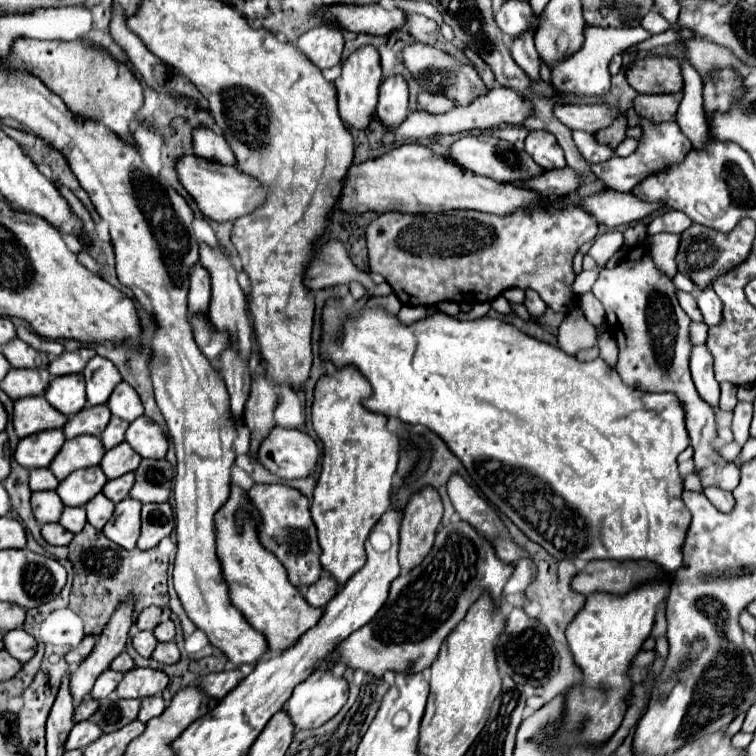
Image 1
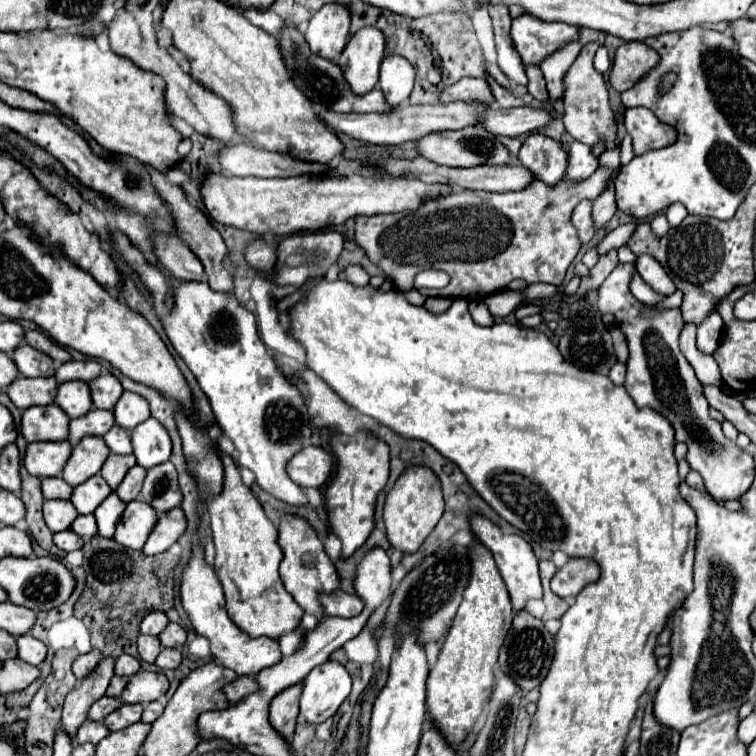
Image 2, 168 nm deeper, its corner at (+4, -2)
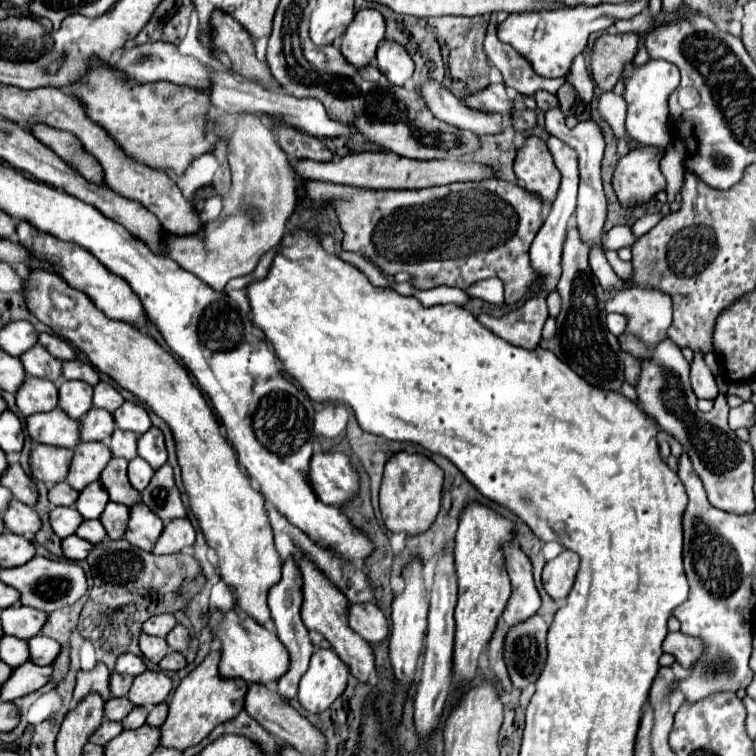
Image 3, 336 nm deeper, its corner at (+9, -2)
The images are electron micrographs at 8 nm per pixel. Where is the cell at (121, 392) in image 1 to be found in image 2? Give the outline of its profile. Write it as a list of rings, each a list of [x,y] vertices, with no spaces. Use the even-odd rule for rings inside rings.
[[[123,392],[113,412],[115,412],[115,422],[125,430],[133,430],[151,416],[147,400],[133,392]]]

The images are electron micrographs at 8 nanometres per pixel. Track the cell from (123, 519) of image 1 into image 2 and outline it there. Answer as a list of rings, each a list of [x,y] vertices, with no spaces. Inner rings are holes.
[[[137,498],[127,504],[127,510],[113,538],[131,550],[143,550],[155,524],[157,524],[157,512],[151,510],[151,506],[145,500]]]

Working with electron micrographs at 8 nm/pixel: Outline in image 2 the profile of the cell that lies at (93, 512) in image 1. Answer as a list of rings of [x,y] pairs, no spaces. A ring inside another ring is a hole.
[[[111,494],[107,496],[99,510],[95,510],[95,518],[97,518],[97,526],[99,526],[99,534],[105,536],[105,538],[113,538],[115,534],[115,528],[123,516],[123,510],[125,510],[125,502],[117,496],[117,494]]]

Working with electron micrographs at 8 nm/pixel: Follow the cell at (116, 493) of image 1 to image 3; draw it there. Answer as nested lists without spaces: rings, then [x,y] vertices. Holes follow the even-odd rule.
[[[142,458],[130,460],[130,464],[128,464],[128,480],[130,480],[130,484],[134,486],[134,490],[142,492],[142,490],[148,486],[152,474],[154,474],[154,470],[152,470],[150,464],[144,462]]]

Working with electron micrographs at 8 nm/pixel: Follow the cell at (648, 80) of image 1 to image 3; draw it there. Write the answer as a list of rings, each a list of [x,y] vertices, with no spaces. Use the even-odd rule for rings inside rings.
[[[604,34],[592,48],[592,78],[602,90],[612,90],[622,66],[632,62],[640,46],[638,34]]]

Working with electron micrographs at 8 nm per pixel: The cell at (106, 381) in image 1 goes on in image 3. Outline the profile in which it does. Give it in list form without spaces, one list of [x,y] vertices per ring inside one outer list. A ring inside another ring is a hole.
[[[98,382],[98,386],[94,386],[94,406],[96,408],[114,412],[116,408],[122,406],[122,402],[124,402],[124,398],[120,396],[120,392],[116,388],[112,388],[108,382]]]

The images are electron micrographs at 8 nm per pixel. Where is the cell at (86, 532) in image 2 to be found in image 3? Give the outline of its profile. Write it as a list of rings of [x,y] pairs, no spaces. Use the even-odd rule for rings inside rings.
[[[84,520],[84,522],[78,526],[76,534],[78,534],[80,538],[92,542],[92,544],[98,544],[98,542],[104,538],[106,530],[104,530],[104,526],[100,524],[100,520]]]

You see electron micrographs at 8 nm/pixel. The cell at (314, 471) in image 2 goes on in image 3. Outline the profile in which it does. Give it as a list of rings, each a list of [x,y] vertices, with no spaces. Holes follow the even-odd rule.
[[[316,452],[310,460],[308,482],[324,504],[340,506],[358,492],[358,474],[342,452]]]

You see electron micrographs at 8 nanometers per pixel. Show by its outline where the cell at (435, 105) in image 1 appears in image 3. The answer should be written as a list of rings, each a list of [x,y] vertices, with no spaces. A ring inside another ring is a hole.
[[[490,84],[480,92],[468,94],[462,98],[466,106],[482,112],[498,112],[498,114],[510,114],[514,108],[514,102],[508,98],[504,84]]]

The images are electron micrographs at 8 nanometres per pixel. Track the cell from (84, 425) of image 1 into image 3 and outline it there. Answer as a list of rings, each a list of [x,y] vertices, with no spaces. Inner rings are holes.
[[[92,408],[80,418],[80,440],[84,442],[92,442],[92,440],[108,442],[112,430],[114,430],[114,418],[106,410]]]

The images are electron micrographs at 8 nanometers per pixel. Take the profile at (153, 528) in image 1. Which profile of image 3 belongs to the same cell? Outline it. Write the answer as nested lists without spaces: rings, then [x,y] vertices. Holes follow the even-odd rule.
[[[174,518],[164,526],[162,534],[158,536],[158,542],[154,544],[154,550],[150,550],[150,552],[174,554],[186,546],[192,546],[194,538],[196,538],[196,534],[194,534],[190,520],[188,518]]]

